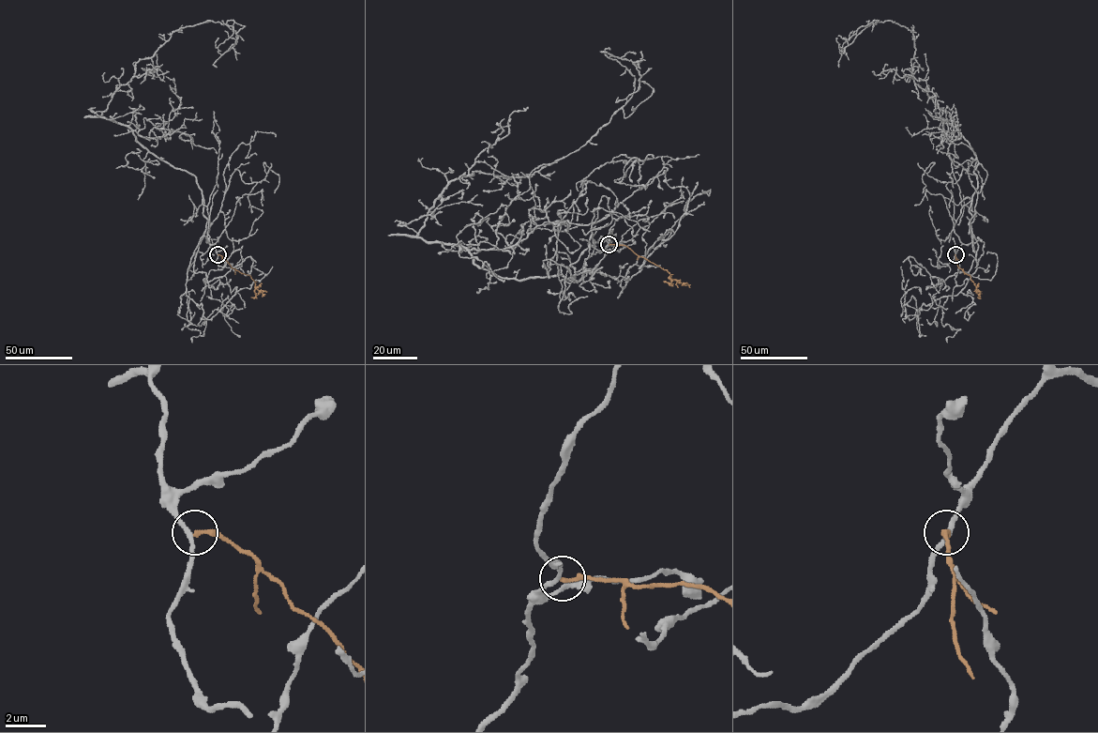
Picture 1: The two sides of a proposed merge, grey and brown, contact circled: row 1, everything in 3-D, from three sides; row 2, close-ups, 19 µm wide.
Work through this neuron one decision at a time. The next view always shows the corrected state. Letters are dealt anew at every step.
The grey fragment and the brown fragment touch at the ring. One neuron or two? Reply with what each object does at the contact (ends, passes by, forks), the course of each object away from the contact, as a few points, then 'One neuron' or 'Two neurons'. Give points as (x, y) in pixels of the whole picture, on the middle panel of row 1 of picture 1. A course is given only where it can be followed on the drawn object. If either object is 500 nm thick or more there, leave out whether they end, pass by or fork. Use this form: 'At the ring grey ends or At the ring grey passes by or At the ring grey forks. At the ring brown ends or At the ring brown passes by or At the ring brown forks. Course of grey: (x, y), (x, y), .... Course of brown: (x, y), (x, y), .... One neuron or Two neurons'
At the ring grey passes by. At the ring brown ends. Course of grey: (609, 244), (578, 281), (520, 280), (417, 236), (451, 181), (530, 176), (606, 125), (640, 75), (607, 52). Course of brown: (609, 244), (623, 245), (666, 269), (669, 274), (671, 284), (663, 281). Two neurons

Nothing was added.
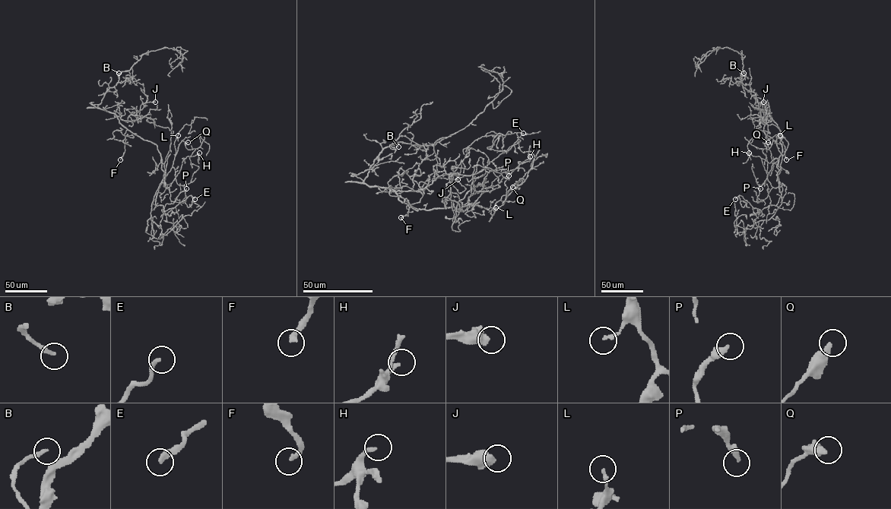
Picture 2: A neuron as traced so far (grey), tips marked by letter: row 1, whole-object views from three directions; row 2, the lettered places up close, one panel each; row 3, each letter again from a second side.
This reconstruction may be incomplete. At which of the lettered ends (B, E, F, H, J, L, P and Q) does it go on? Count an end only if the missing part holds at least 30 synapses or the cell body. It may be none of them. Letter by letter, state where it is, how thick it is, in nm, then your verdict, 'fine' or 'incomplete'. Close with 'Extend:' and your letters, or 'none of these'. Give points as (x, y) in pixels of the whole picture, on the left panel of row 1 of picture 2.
B: (118, 73) | 200 nm | fine
E: (195, 199) | 280 nm | incomplete
F: (120, 159) | 240 nm | fine
H: (199, 153) | 200 nm | incomplete
J: (155, 102) | 500 nm | incomplete
L: (178, 135) | 170 nm | fine
P: (186, 188) | 300 nm | fine
Q: (188, 142) | 400 nm | fine
Extend: E, H, J

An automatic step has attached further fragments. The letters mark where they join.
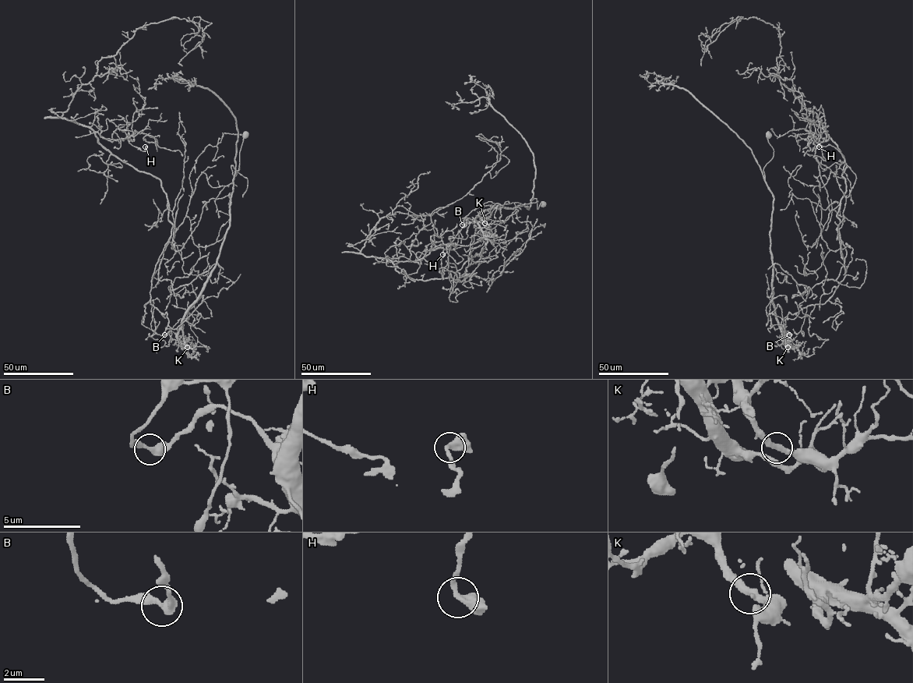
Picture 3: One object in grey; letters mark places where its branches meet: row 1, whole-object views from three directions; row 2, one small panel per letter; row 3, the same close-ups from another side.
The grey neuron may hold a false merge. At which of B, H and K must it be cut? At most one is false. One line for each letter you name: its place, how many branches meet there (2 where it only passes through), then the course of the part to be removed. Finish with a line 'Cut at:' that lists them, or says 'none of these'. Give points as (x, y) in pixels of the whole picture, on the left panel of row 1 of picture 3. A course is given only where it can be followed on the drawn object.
B: at (164, 334); 2 branches meet; foreign part runs (164, 334), (177, 334), (215, 267), (229, 225), (237, 132), (236, 118), (206, 88), (158, 78), (148, 90)
Cut at: B

